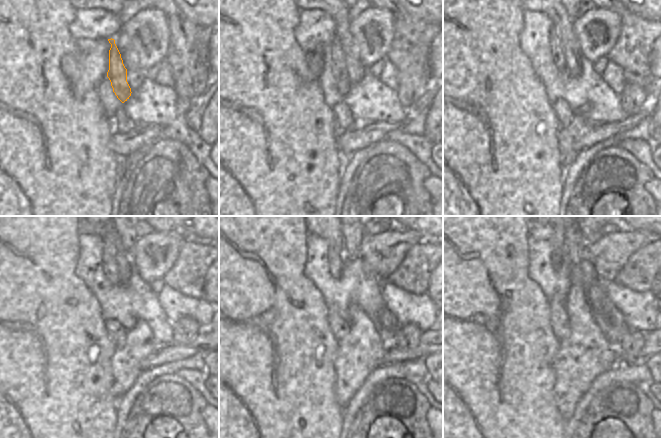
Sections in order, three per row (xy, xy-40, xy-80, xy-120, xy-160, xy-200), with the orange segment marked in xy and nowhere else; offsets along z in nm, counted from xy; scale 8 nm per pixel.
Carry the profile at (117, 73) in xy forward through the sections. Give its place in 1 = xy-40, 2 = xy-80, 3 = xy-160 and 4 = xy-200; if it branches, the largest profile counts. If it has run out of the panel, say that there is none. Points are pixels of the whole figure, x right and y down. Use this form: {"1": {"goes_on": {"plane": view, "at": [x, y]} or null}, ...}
{"1": {"goes_on": {"plane": "xy-40", "at": [340, 74]}}, "2": {"goes_on": {"plane": "xy-80", "at": [555, 42]}}, "3": {"goes_on": {"plane": "xy-160", "at": [334, 236]}}, "4": {"goes_on": {"plane": "xy-200", "at": [555, 236]}}}

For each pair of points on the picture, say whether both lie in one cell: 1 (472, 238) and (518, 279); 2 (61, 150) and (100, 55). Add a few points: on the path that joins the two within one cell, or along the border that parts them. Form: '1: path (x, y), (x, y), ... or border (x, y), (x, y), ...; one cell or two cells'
1: path (483, 249), (507, 273); one cell
2: border (67, 78), (70, 89), (76, 96), (94, 90); two cells

